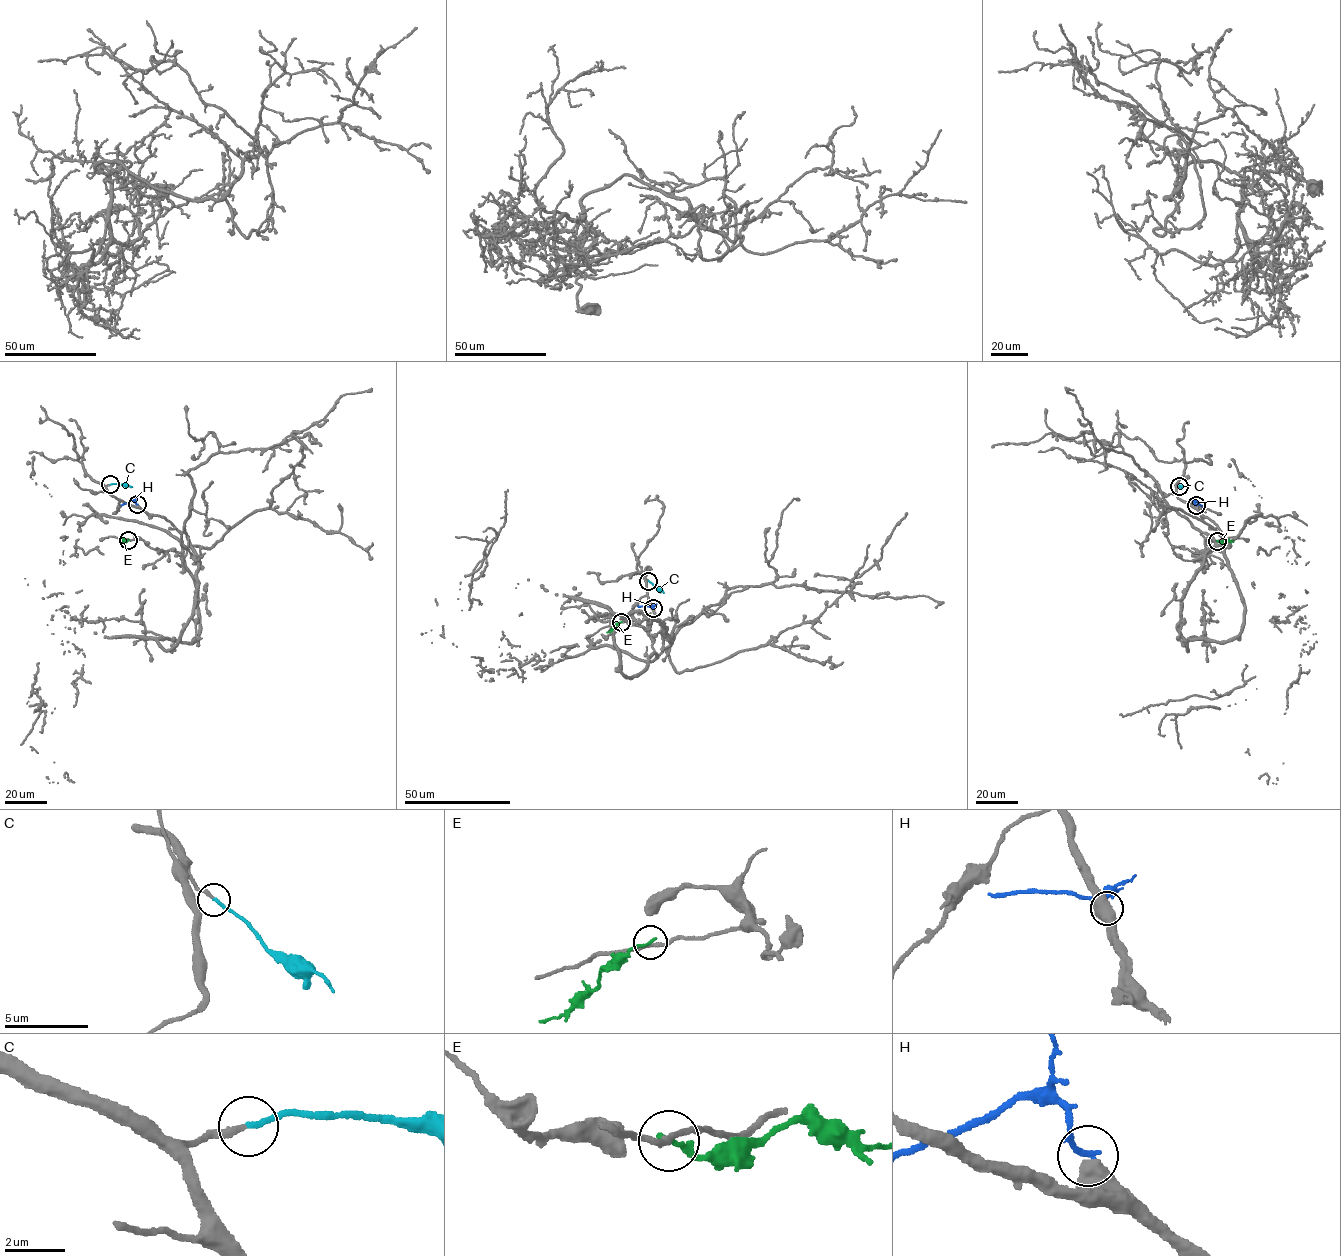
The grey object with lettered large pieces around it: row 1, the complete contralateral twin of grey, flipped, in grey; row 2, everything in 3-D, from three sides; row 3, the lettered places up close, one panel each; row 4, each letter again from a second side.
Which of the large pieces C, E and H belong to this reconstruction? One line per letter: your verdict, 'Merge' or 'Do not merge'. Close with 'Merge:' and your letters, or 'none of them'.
C: Merge
E: Do not merge
H: Do not merge
Merge: C

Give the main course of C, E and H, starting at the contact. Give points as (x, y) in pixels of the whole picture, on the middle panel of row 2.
C: (648, 581), (663, 592)
E: (621, 622), (607, 632)
H: (653, 608), (653, 605), (638, 606)

